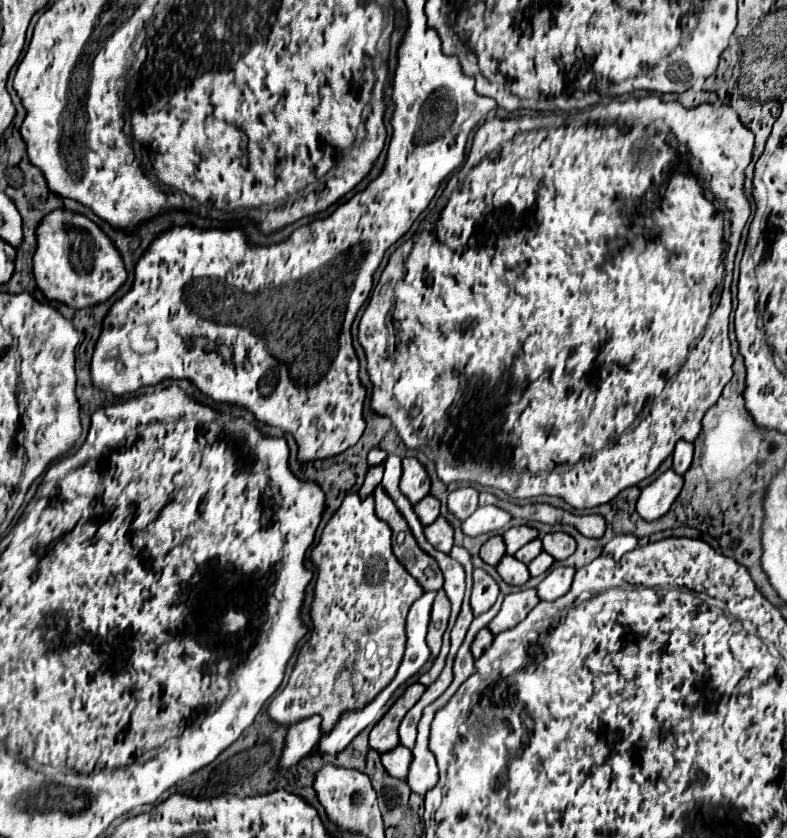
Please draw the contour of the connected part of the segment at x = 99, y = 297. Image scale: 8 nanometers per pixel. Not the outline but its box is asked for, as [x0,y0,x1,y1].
[33,209,127,309]

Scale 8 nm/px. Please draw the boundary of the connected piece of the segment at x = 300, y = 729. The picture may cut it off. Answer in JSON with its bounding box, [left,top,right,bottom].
[279,715,321,767]

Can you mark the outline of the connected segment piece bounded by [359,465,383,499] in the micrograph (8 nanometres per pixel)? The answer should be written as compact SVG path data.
M383 465L369 467L367 477L365 477L365 483L363 483L363 487L359 489L359 497L361 497L361 499L369 497L369 495L375 491L375 487L381 483L381 477L383 477Z

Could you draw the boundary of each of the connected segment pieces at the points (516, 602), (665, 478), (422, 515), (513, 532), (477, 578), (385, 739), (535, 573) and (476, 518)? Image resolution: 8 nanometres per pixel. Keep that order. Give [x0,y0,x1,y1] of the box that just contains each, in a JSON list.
[[487,589,539,635],[637,469,683,521],[413,495,439,525],[503,525,537,555],[471,569,499,615],[369,683,425,753],[529,553,553,577],[461,507,511,537]]

